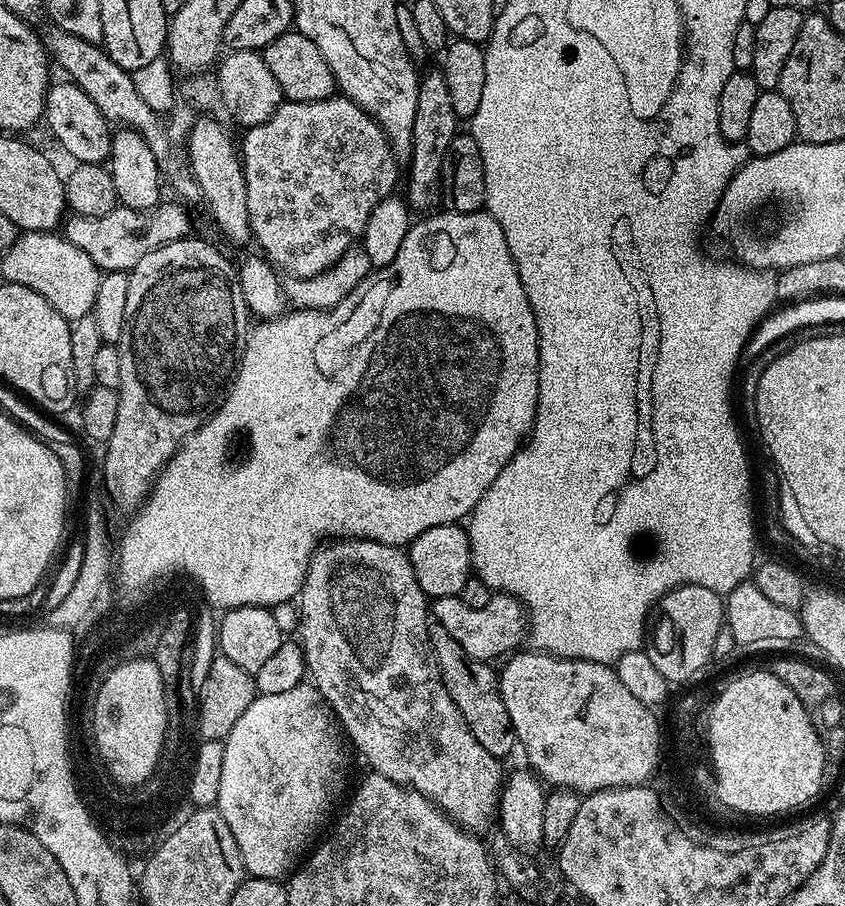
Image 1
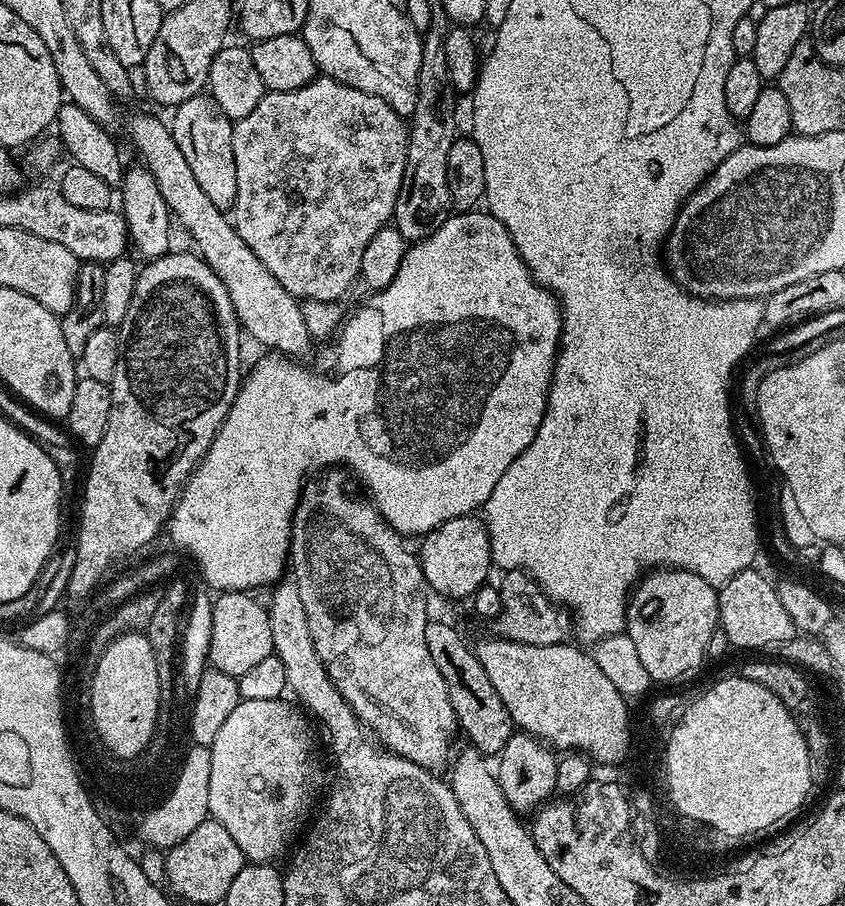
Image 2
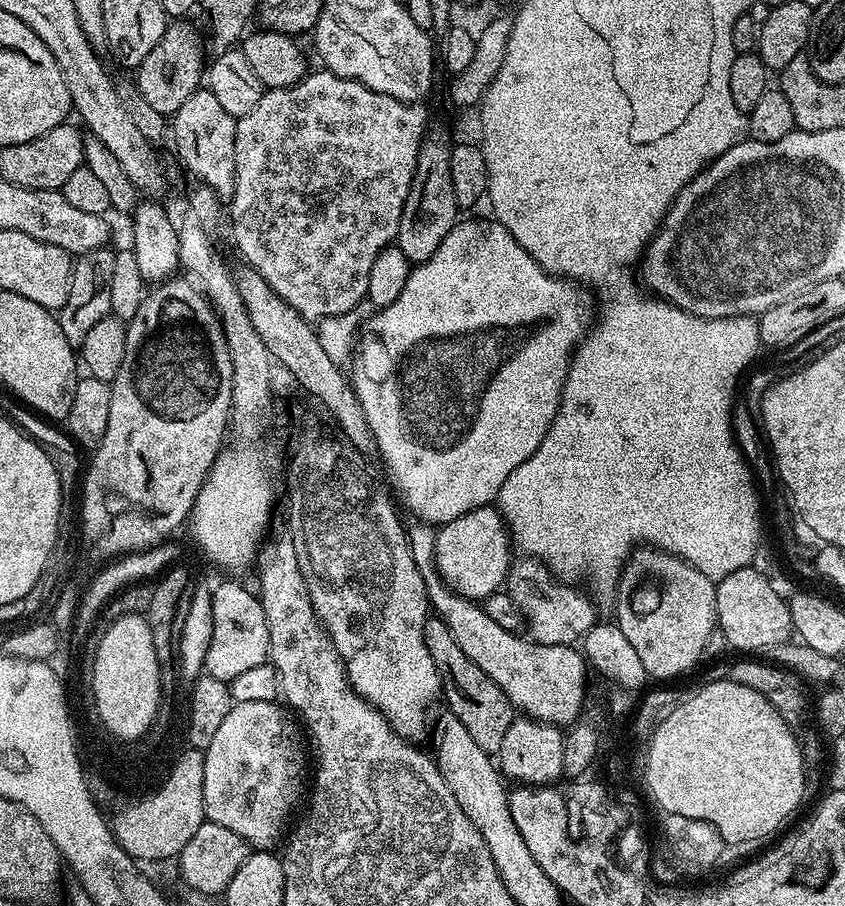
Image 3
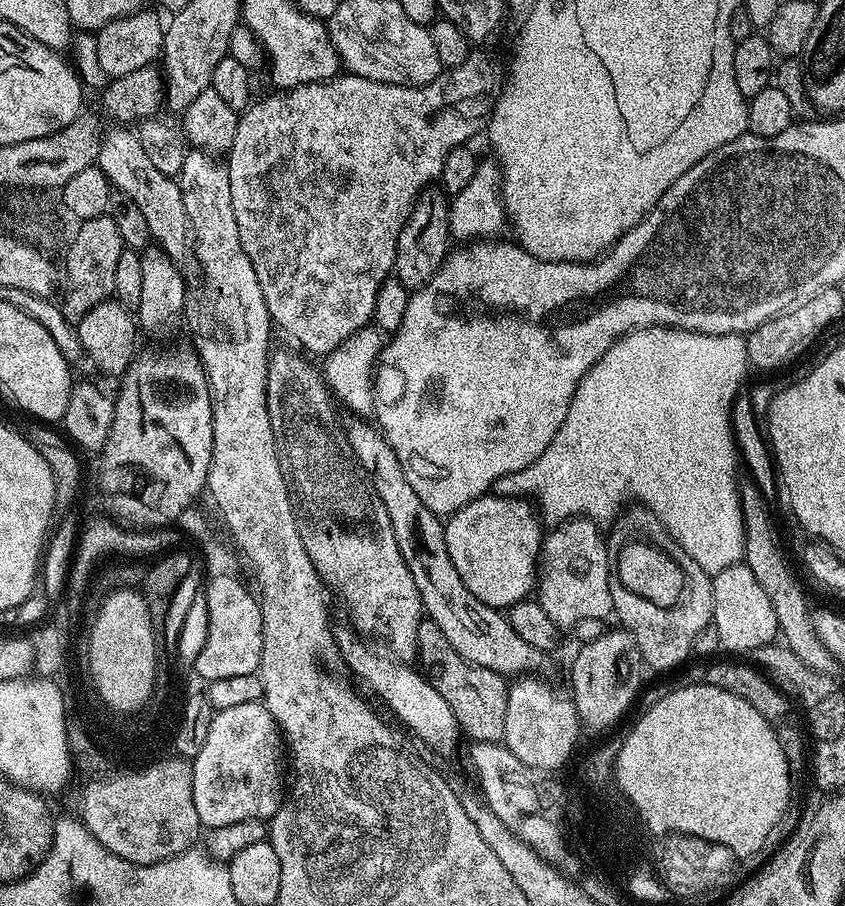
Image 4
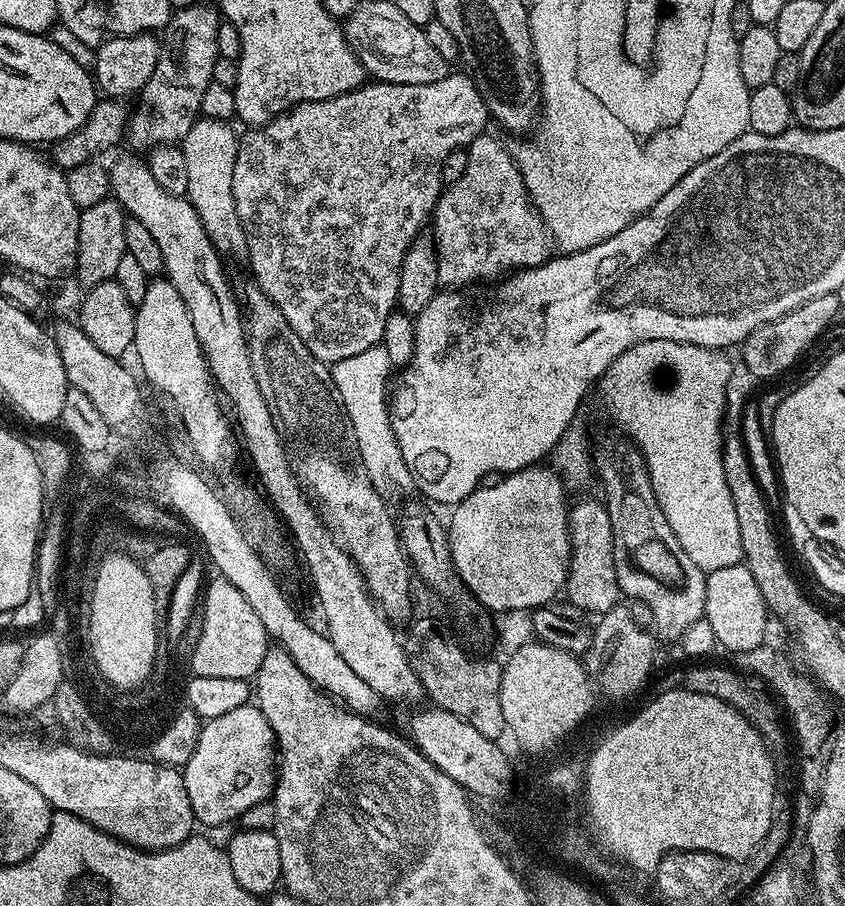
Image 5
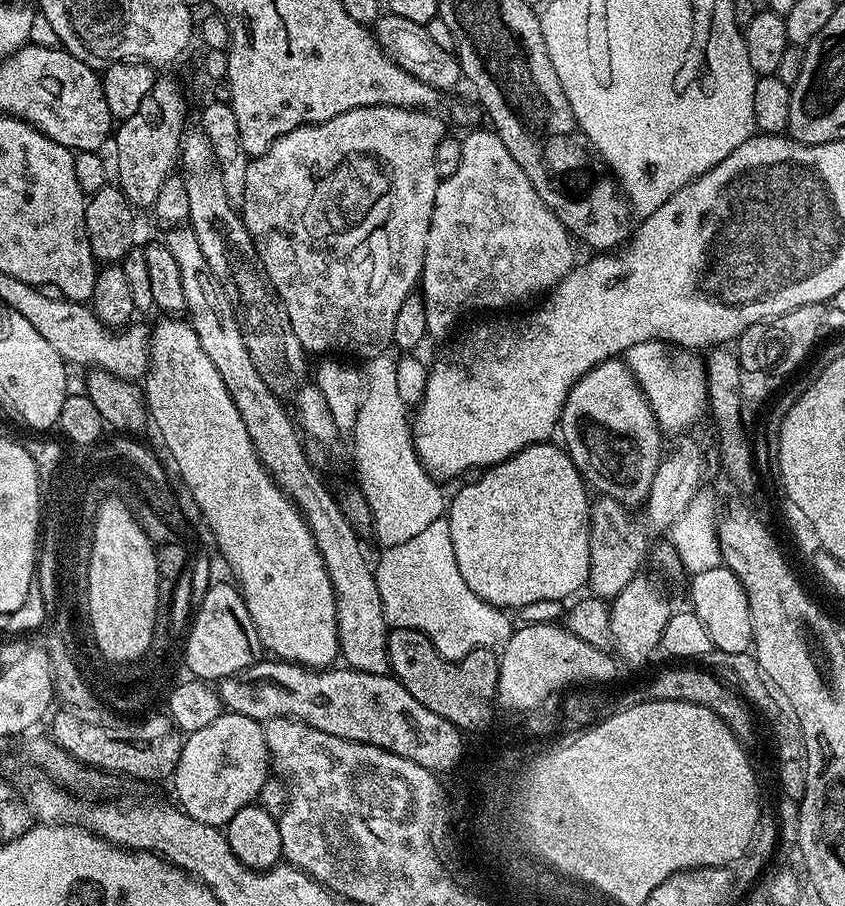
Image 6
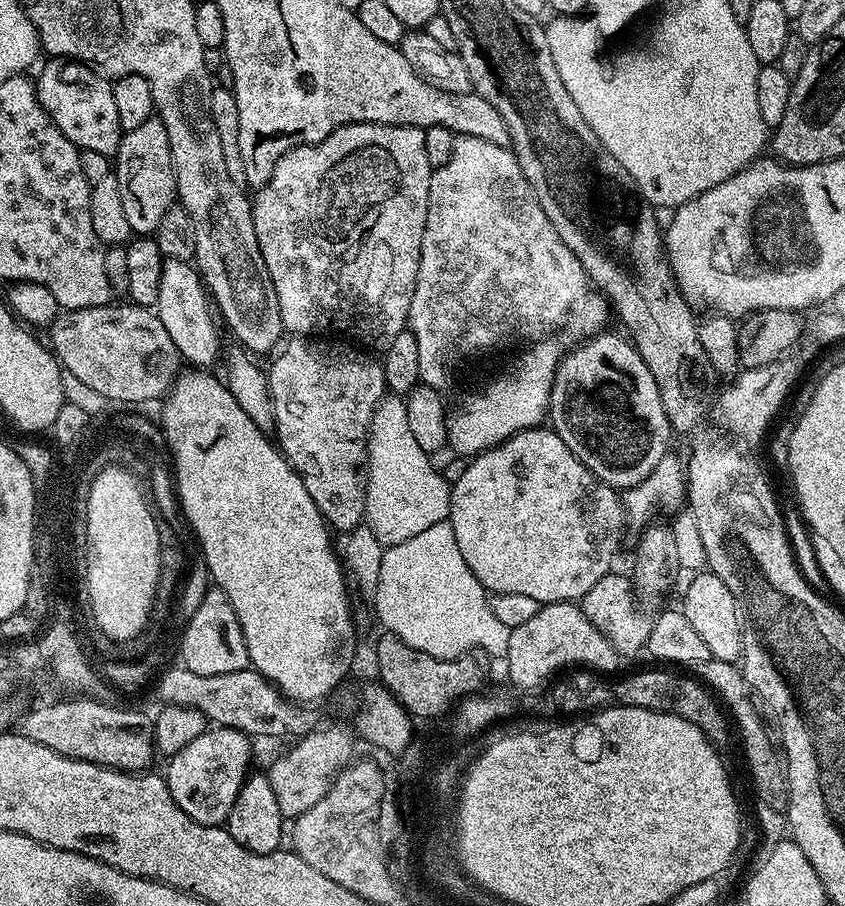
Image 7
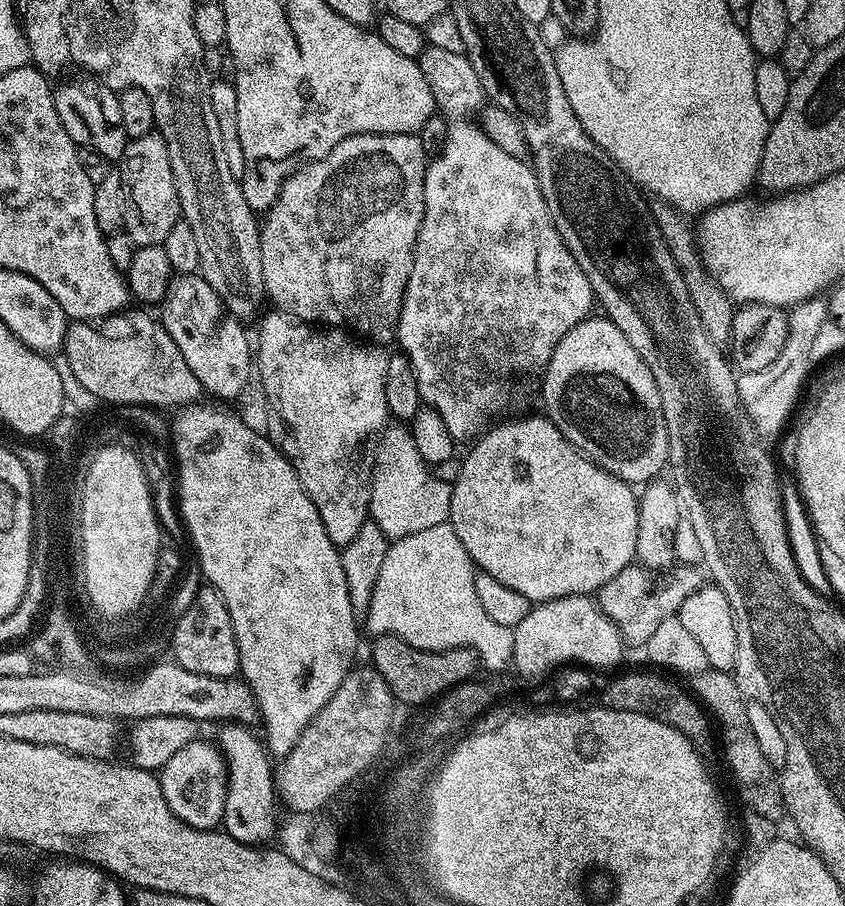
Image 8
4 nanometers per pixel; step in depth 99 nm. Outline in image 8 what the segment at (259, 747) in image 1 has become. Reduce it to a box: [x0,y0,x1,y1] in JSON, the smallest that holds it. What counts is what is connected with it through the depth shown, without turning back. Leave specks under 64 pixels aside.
[158,738,228,830]

